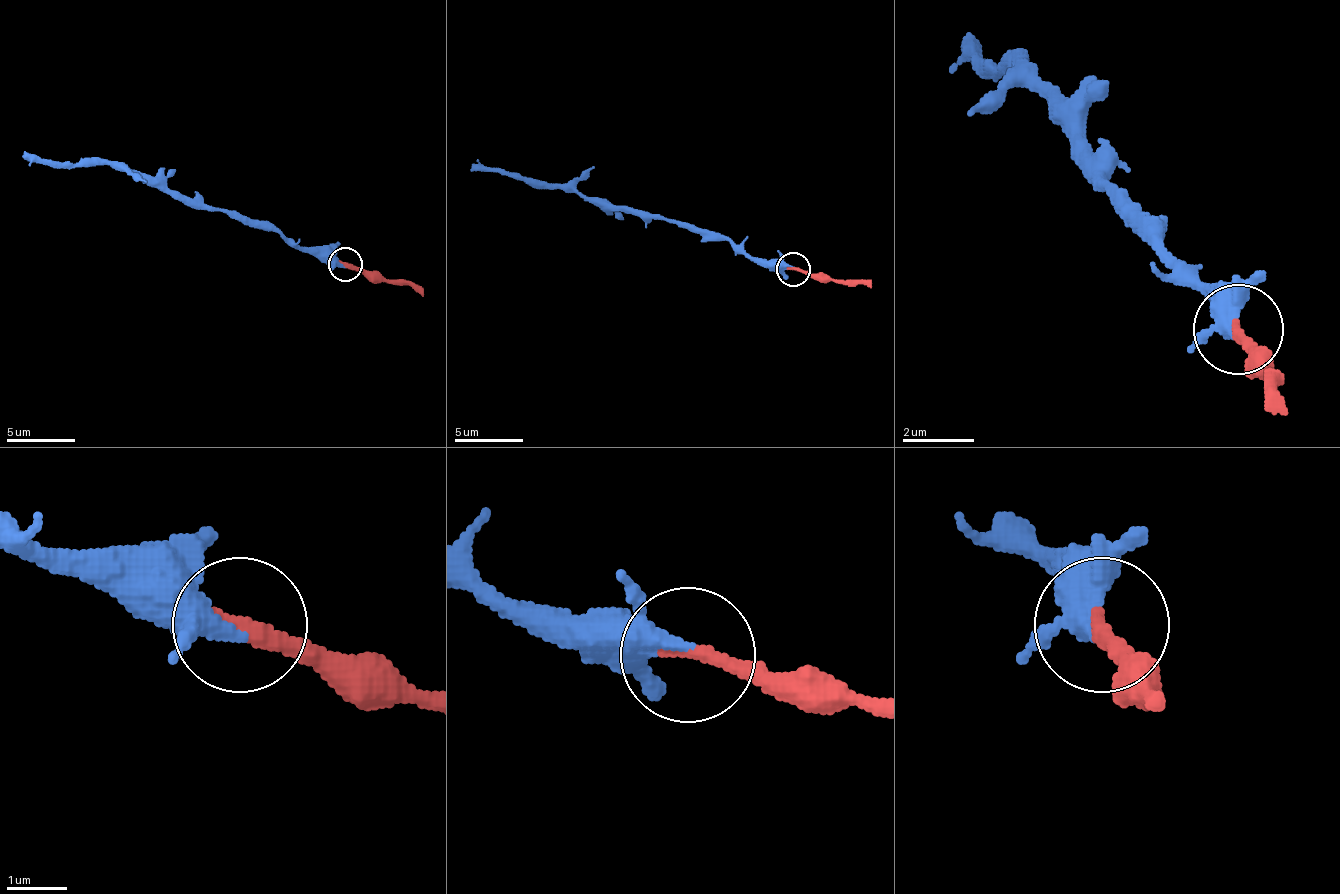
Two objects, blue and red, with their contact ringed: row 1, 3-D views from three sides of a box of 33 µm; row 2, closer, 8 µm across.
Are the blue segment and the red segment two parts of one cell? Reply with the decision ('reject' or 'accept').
accept

